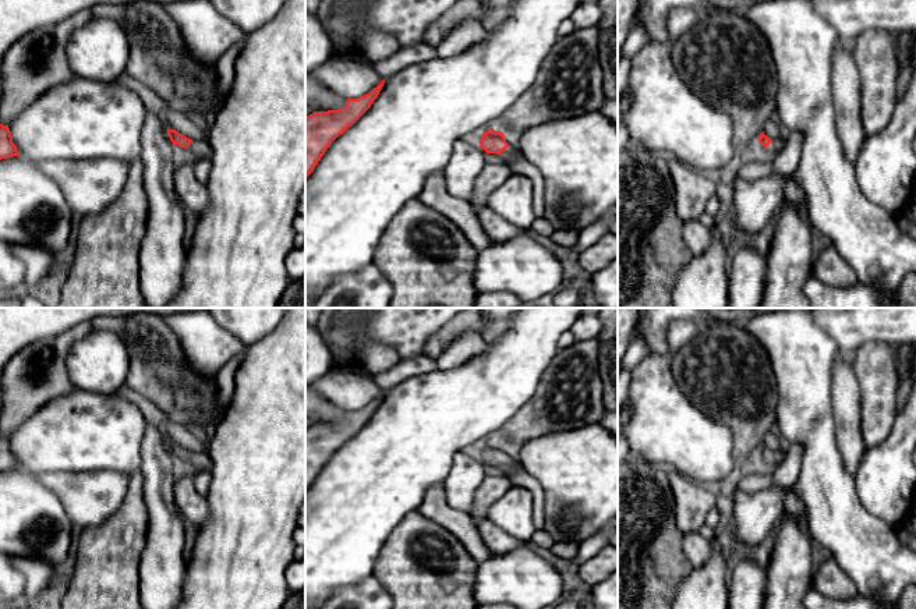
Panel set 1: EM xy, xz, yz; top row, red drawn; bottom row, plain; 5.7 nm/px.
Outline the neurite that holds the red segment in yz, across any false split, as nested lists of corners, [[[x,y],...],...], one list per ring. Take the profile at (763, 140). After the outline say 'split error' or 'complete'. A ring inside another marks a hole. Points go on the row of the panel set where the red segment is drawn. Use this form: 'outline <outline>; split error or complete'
outline [[[761,132],[758,142],[764,146],[767,157],[778,155],[784,148],[784,142],[781,139],[772,141],[764,132]]]; split error

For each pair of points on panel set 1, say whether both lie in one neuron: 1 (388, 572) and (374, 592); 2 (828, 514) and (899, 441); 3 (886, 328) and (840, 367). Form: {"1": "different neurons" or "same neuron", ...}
{"1": "different neurons", "2": "different neurons", "3": "different neurons"}

